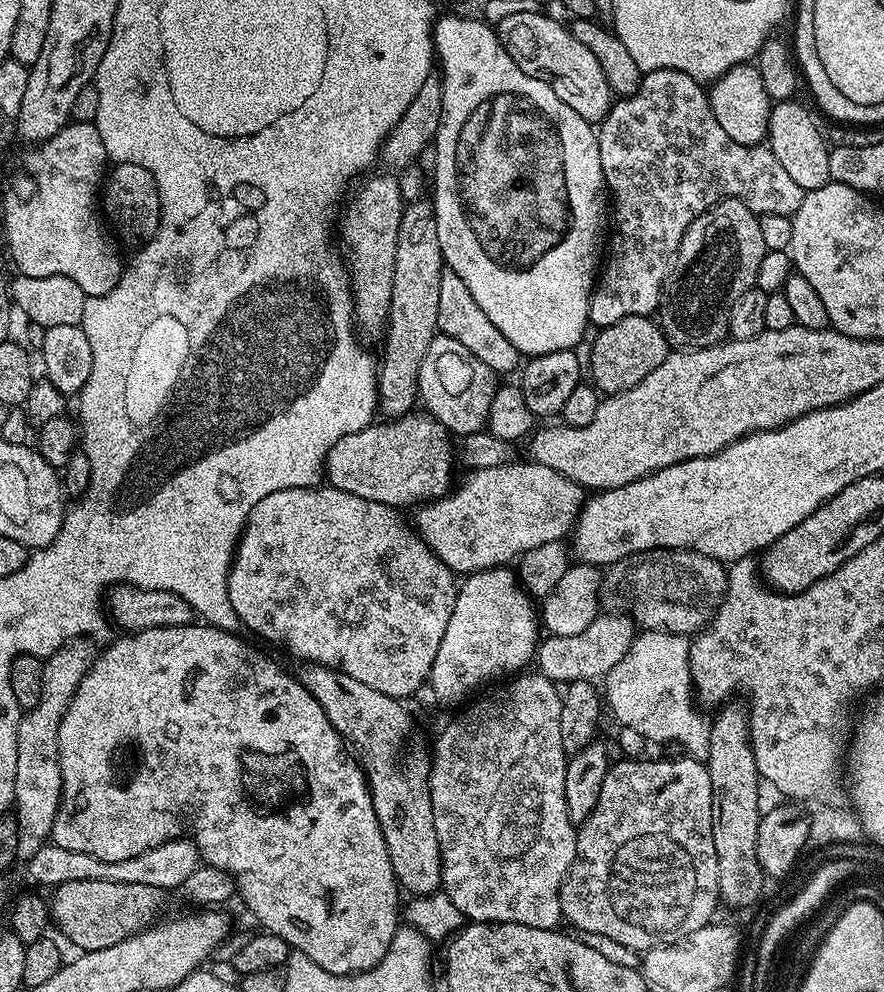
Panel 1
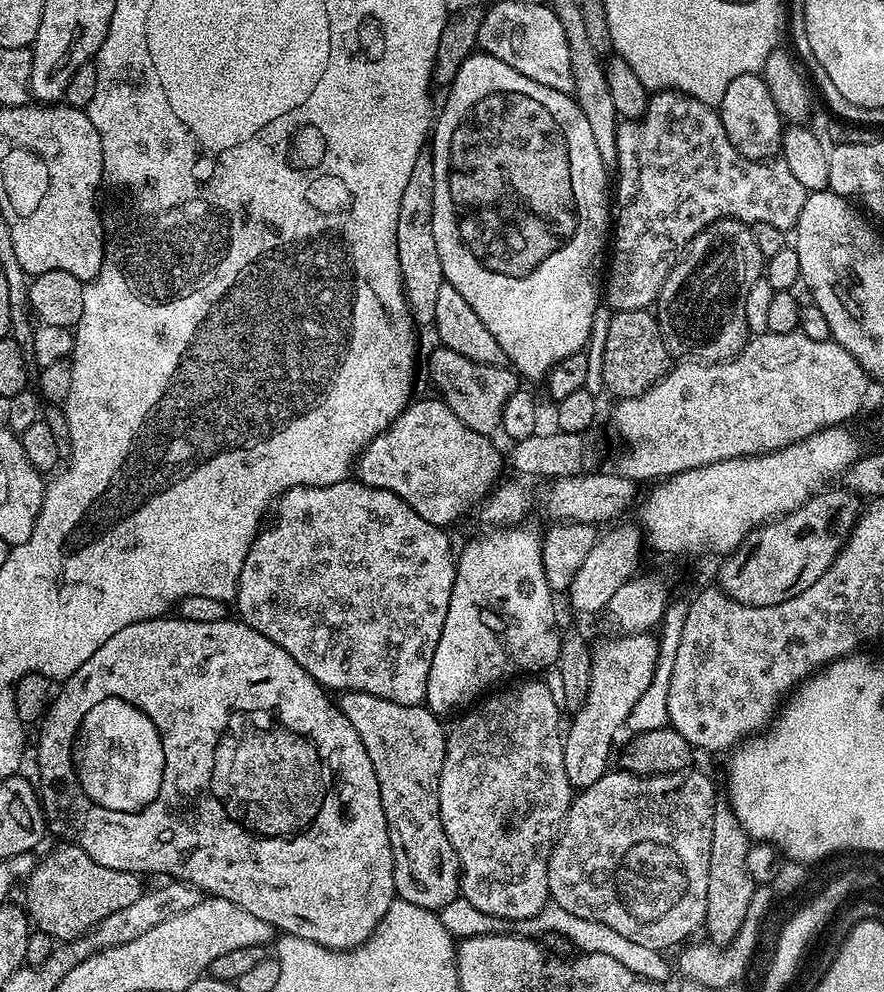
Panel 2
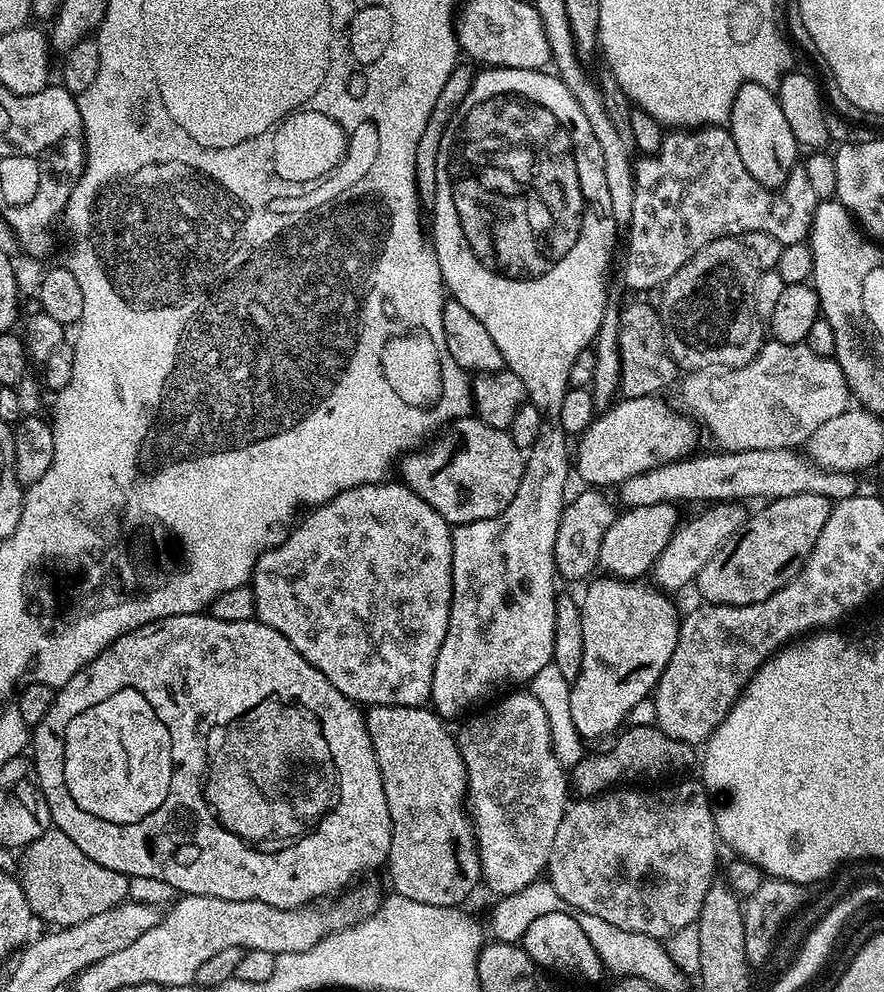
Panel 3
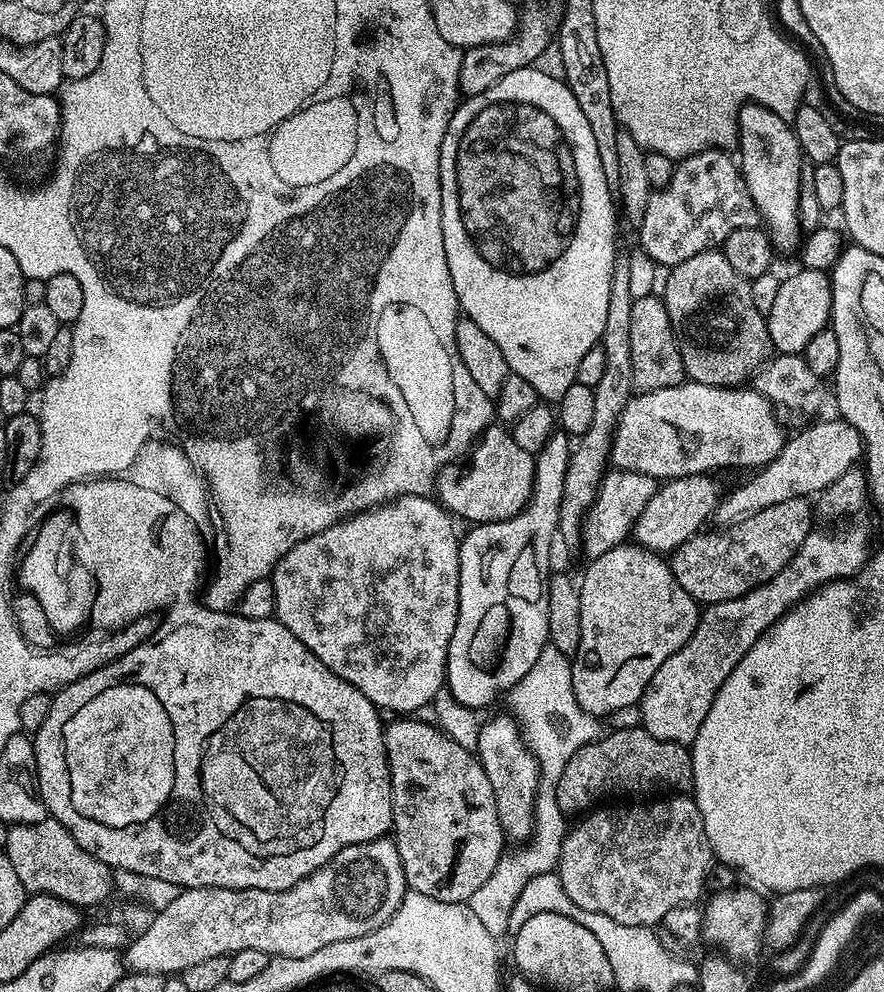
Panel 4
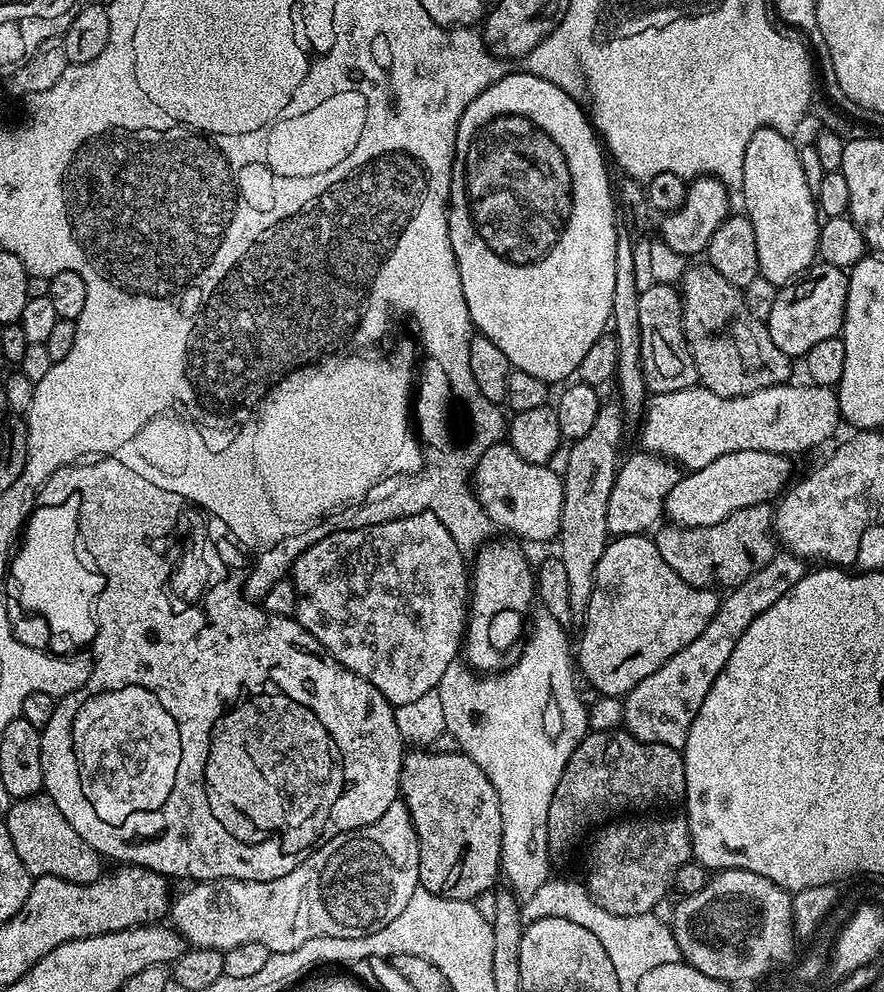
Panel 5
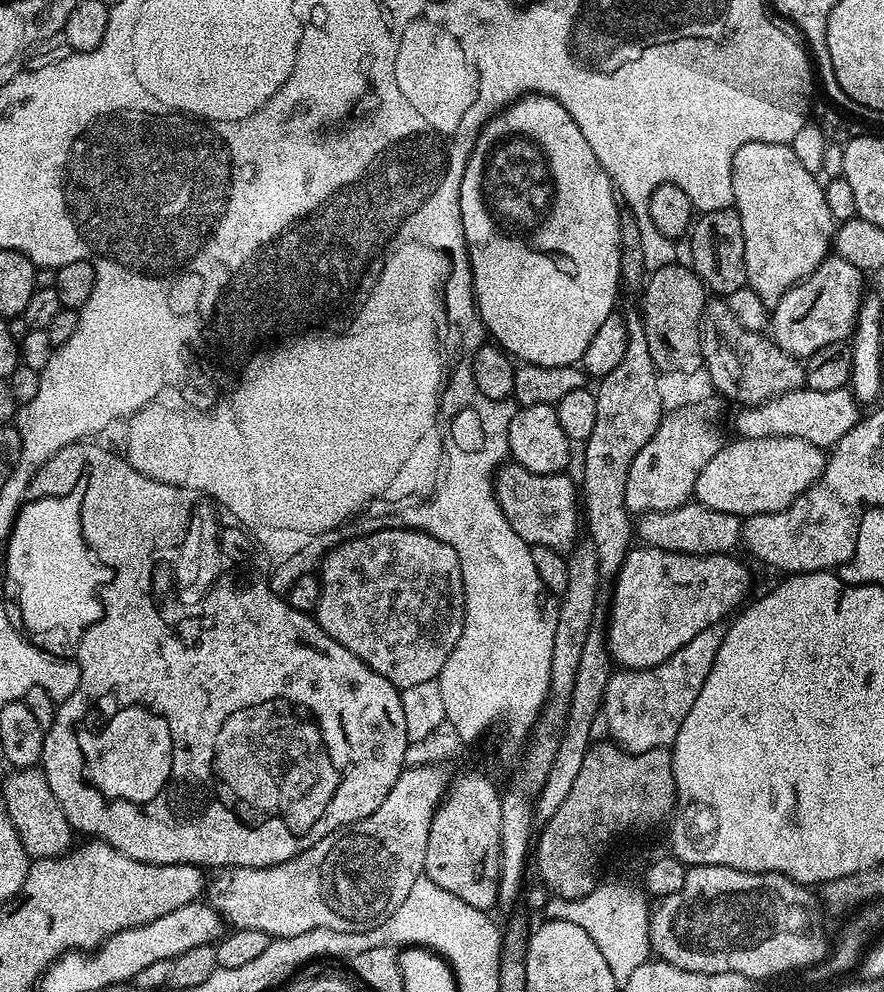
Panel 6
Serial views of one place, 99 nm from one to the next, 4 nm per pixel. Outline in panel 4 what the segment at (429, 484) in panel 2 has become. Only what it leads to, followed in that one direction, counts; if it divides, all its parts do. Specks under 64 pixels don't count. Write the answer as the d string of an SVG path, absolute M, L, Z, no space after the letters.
M489 426L480 436L478 443L467 453L468 464L453 462L441 468L436 475L434 496L439 503L444 505L445 510L453 517L461 516L469 520L469 525L502 522L504 519L514 518L528 504L532 494L534 482L536 457L533 453L522 450L518 442L514 442L511 431L507 427L496 428Z

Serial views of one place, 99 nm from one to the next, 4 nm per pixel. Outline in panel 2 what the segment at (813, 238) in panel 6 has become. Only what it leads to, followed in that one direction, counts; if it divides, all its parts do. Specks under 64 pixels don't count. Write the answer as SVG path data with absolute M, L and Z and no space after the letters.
M751 72L742 74L742 78L734 78L734 82L726 86L726 94L722 94L718 111L730 142L734 142L743 156L751 160L769 161L781 155L780 143L786 124L778 106L774 106L774 98L770 98L770 90L766 90L763 75Z

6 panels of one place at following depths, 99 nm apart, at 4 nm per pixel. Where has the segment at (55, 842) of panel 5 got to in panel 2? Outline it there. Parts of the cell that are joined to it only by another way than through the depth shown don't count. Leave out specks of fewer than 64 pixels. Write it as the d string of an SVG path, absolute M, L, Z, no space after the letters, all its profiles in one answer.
M71 842L61 843L61 848L56 848L49 854L45 860L41 859L37 863L36 869L28 875L26 887L28 887L28 904L26 903L26 911L30 917L31 923L37 929L45 931L46 934L52 936L56 942L71 942L79 940L81 936L91 932L94 925L102 922L102 918L109 917L110 914L117 913L118 910L123 910L126 906L131 906L139 899L139 896L146 891L146 885L143 884L141 877L134 872L127 872L126 870L110 870L106 866L102 866L98 862L94 862L94 858L90 858L90 854L86 854L78 845Z

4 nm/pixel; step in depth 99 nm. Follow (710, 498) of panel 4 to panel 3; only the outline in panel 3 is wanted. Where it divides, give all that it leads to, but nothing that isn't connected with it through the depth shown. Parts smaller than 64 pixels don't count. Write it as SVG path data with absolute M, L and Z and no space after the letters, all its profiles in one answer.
M659 504L621 511L602 538L599 567L605 568L609 577L621 580L647 577L656 564L658 554L666 550L673 532L681 523L682 517L676 510L676 504Z

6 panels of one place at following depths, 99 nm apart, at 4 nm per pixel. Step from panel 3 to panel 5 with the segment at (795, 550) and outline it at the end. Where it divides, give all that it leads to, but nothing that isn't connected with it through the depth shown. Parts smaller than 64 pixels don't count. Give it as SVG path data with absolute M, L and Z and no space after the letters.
M771 503L755 504L734 510L722 518L722 522L714 522L714 526L684 528L680 524L665 523L655 533L654 539L666 566L670 566L670 570L690 586L731 590L746 582L750 574L762 570L762 566L776 555L778 544L774 539L773 515Z

